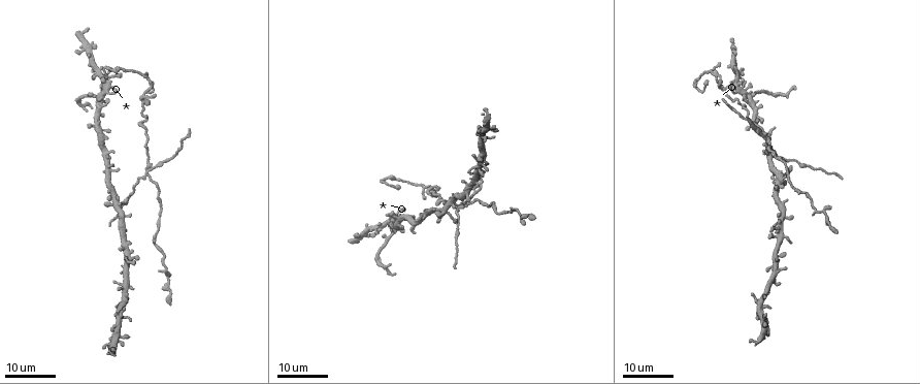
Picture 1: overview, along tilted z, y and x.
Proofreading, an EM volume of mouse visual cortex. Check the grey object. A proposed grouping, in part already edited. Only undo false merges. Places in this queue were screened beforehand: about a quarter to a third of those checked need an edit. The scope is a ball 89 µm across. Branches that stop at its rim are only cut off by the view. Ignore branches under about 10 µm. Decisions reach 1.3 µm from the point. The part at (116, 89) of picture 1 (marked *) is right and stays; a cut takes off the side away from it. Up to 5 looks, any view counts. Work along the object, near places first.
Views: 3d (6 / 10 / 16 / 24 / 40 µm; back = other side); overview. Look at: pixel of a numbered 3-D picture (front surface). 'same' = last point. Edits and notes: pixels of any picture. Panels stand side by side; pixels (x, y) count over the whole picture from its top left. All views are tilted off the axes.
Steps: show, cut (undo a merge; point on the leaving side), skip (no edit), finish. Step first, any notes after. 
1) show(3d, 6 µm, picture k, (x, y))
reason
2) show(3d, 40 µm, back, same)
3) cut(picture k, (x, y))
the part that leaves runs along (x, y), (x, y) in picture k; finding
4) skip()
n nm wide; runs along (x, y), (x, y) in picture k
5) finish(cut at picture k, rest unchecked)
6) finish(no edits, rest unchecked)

show(3d, 16 µm, picture 1, (144, 74))
three-way junction

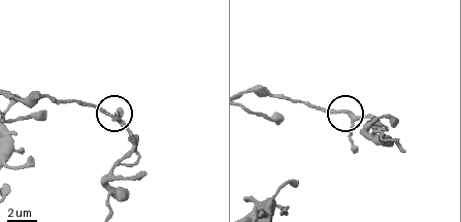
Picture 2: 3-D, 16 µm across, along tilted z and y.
show(3d, 6 µm, picture 2, (114, 120))

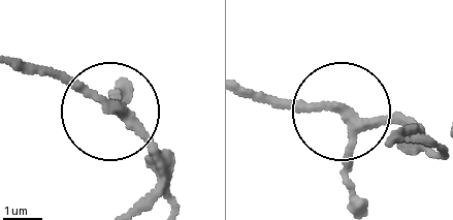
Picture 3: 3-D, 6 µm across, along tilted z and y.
skip()
runs along (131, 208), (154, 174), (119, 113), (14, 59) in picture 3; one cell here

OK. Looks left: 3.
show(3d, 24 µm, picture 1, (430, 190))
calibre changes

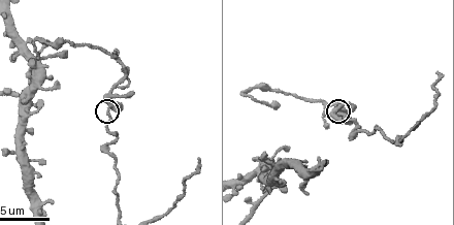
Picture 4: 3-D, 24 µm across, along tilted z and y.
show(3d, 6 µm, picture 4, (109, 112))
closer look

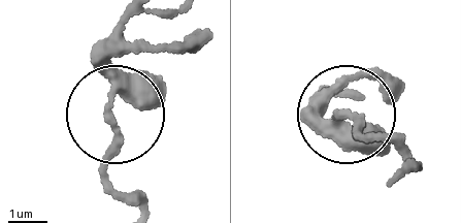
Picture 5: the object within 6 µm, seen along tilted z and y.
skip()
180 nm wide; runs along (138, 210), (108, 171), (122, 27) in picture 5; one cell here

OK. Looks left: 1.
finish(no edits, rest unchecked)

